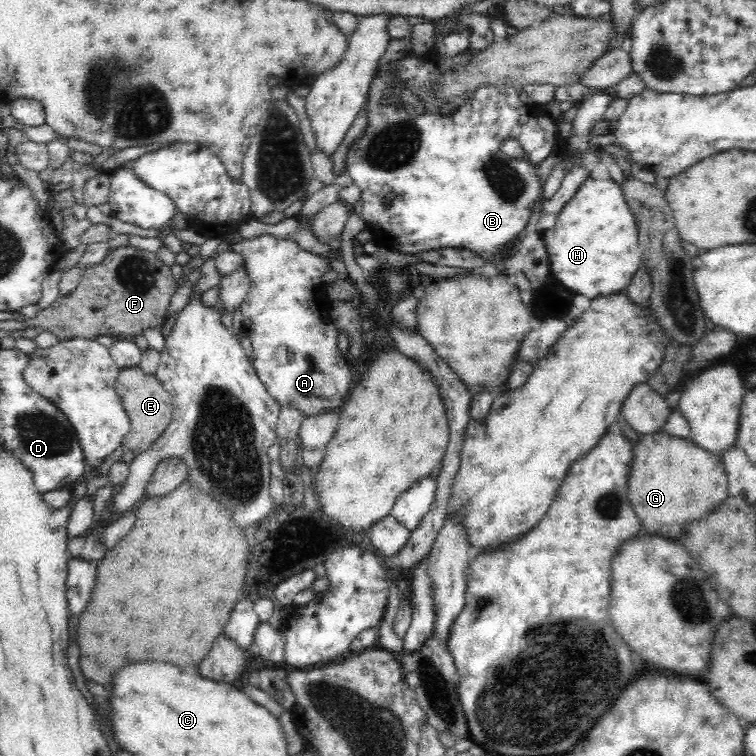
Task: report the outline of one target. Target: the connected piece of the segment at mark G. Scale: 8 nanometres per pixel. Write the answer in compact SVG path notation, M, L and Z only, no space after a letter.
M662 430L640 436L640 441L634 445L627 485L627 498L640 519L643 532L666 540L679 540L680 534L683 534L683 527L688 525L688 522L700 521L710 516L728 496L728 479L721 458L696 447L692 439L675 438Z

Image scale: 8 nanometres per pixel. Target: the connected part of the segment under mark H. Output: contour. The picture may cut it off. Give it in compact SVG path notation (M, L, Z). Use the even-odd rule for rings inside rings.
M586 178L584 185L562 207L555 225L543 231L542 241L549 258L551 278L556 278L570 290L587 296L590 300L608 297L626 290L642 262L642 251L638 241L637 224L621 189L612 179Z

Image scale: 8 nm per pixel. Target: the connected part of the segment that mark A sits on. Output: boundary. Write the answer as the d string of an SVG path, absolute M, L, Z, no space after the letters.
M270 234L243 239L231 244L230 249L243 258L245 274L249 278L249 291L240 306L242 330L251 340L254 355L251 365L268 393L280 405L296 405L304 416L340 408L356 382L356 377L346 356L338 348L339 330L333 324L326 284L322 282L322 275L330 269L324 258L305 251L296 242L278 242Z

